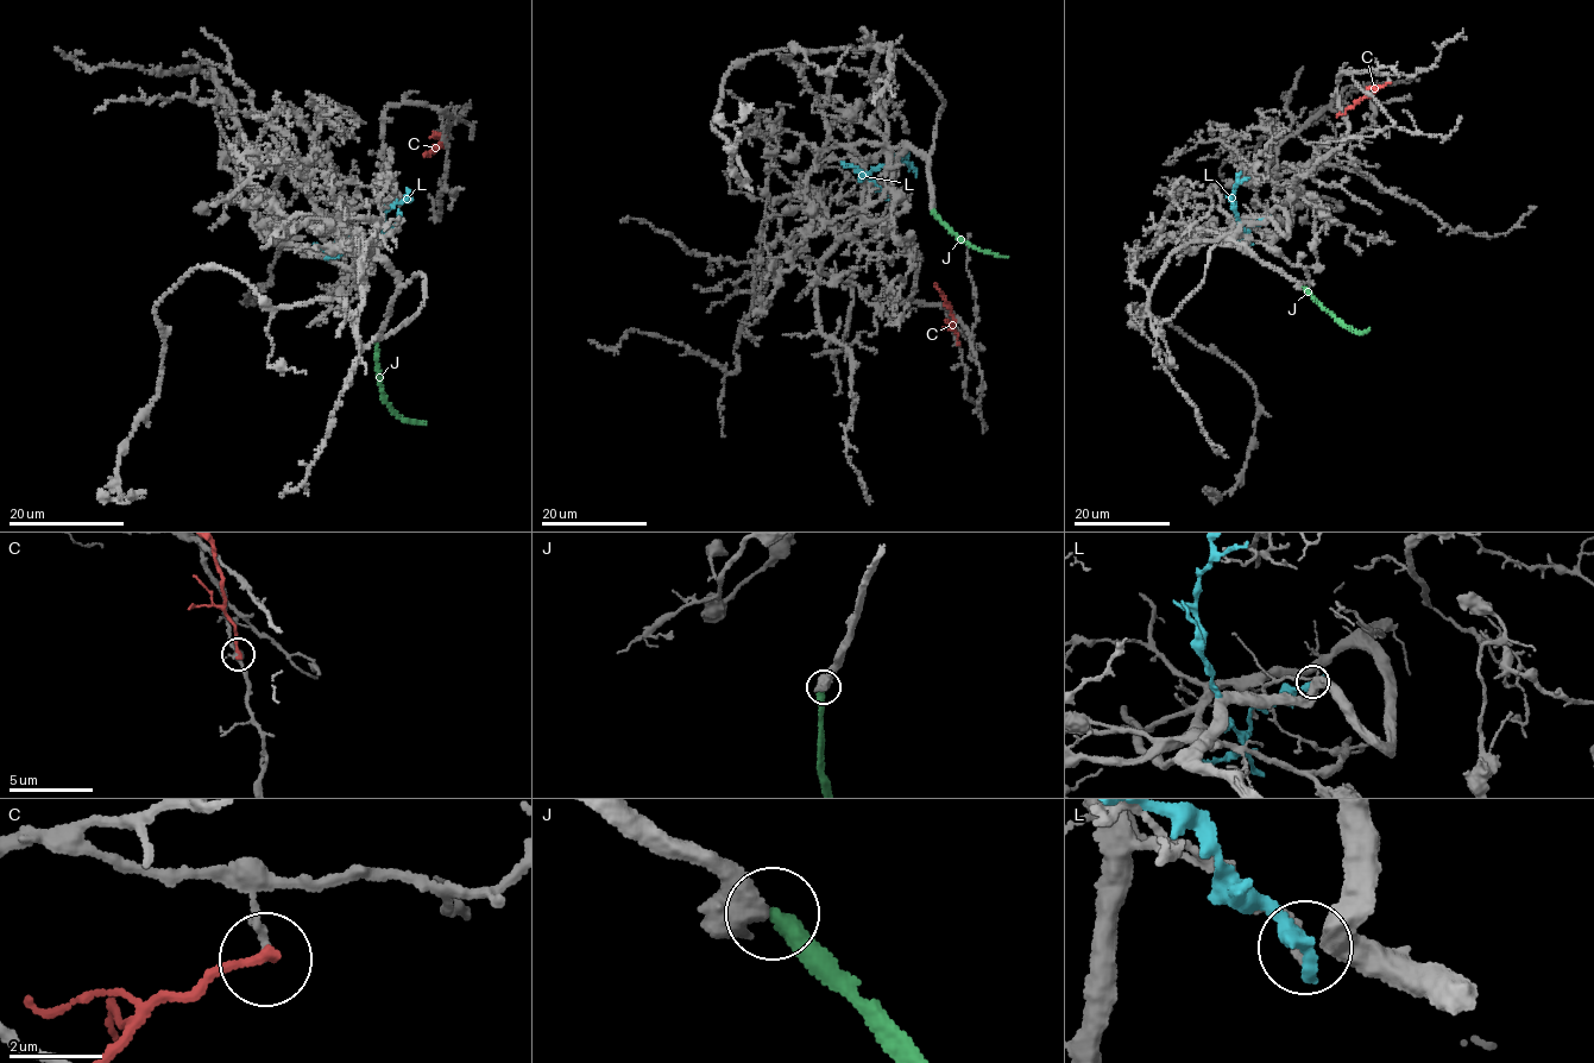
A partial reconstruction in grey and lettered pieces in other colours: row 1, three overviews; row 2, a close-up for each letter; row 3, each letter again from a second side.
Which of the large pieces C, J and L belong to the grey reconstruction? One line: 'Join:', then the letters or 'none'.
Join: none

